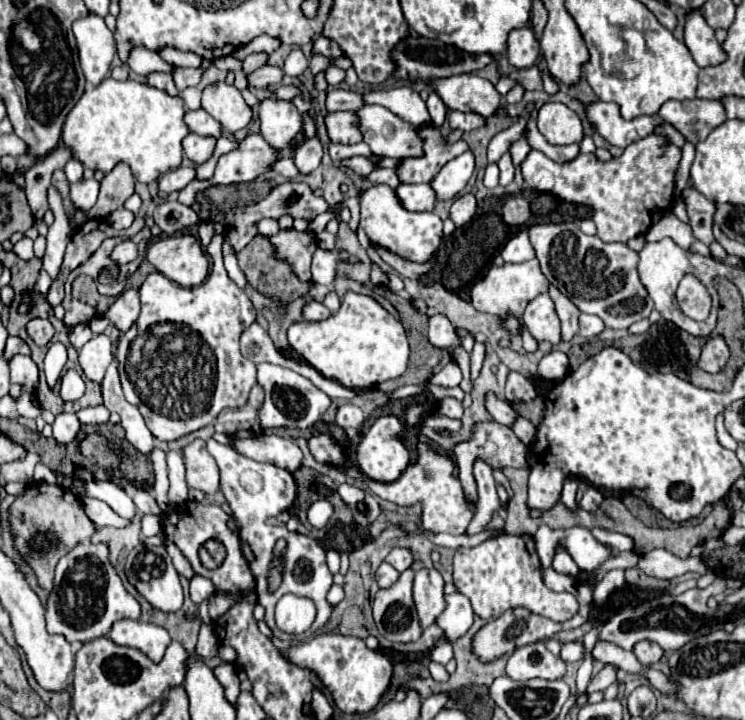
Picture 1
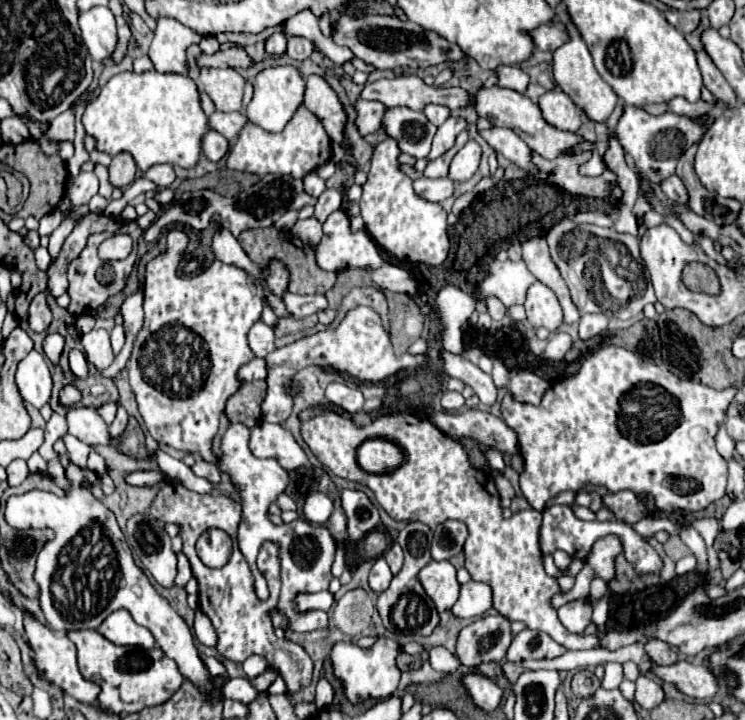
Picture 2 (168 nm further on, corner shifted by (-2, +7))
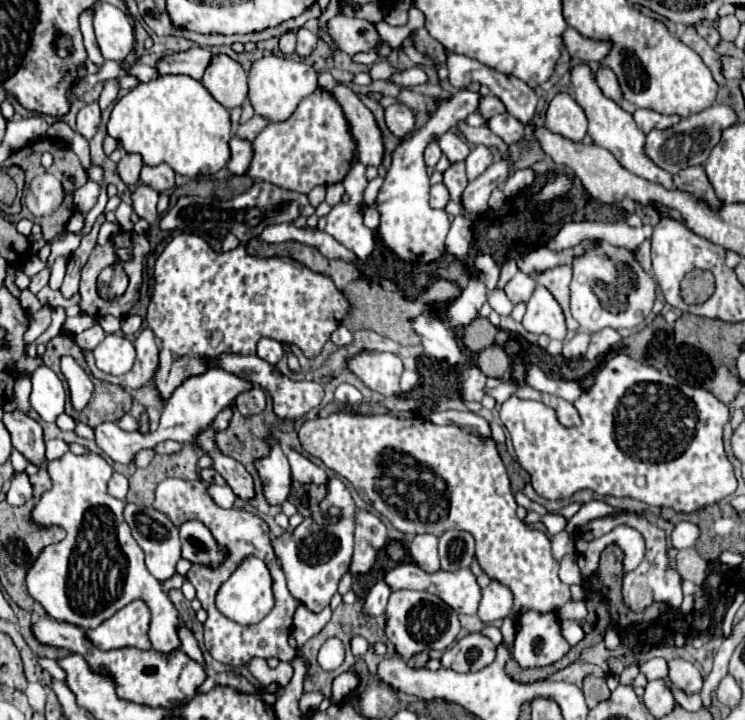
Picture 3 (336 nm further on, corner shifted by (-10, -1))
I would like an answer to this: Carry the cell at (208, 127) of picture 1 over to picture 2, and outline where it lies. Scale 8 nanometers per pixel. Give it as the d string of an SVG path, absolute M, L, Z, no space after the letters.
M215 112L213 116L209 116L209 126L213 130L217 130L219 134L223 134L227 140L235 140L237 134L241 132L241 128L247 124L247 116L241 114L241 112L231 112L231 114L225 114L225 112Z

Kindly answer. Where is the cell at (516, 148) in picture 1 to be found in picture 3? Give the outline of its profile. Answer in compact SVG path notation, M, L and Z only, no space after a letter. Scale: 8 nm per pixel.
M485 96L483 100L479 100L479 108L477 110L483 116L483 120L489 122L495 114L505 112L505 106L503 106L503 102L497 96Z

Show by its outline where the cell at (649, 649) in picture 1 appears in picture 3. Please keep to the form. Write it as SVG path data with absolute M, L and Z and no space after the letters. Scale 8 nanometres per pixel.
M673 658L667 662L667 666L669 666L669 678L677 688L683 688L687 694L701 692L703 678L695 664L691 664L689 660Z

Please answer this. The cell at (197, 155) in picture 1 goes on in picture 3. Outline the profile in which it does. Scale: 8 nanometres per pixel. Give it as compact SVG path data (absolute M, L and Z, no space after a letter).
M233 136L229 140L229 148L231 148L231 158L227 162L227 170L233 172L233 174L245 174L247 168L249 168L249 162L253 158L253 152L251 152L251 142L247 140L241 140L237 136Z

